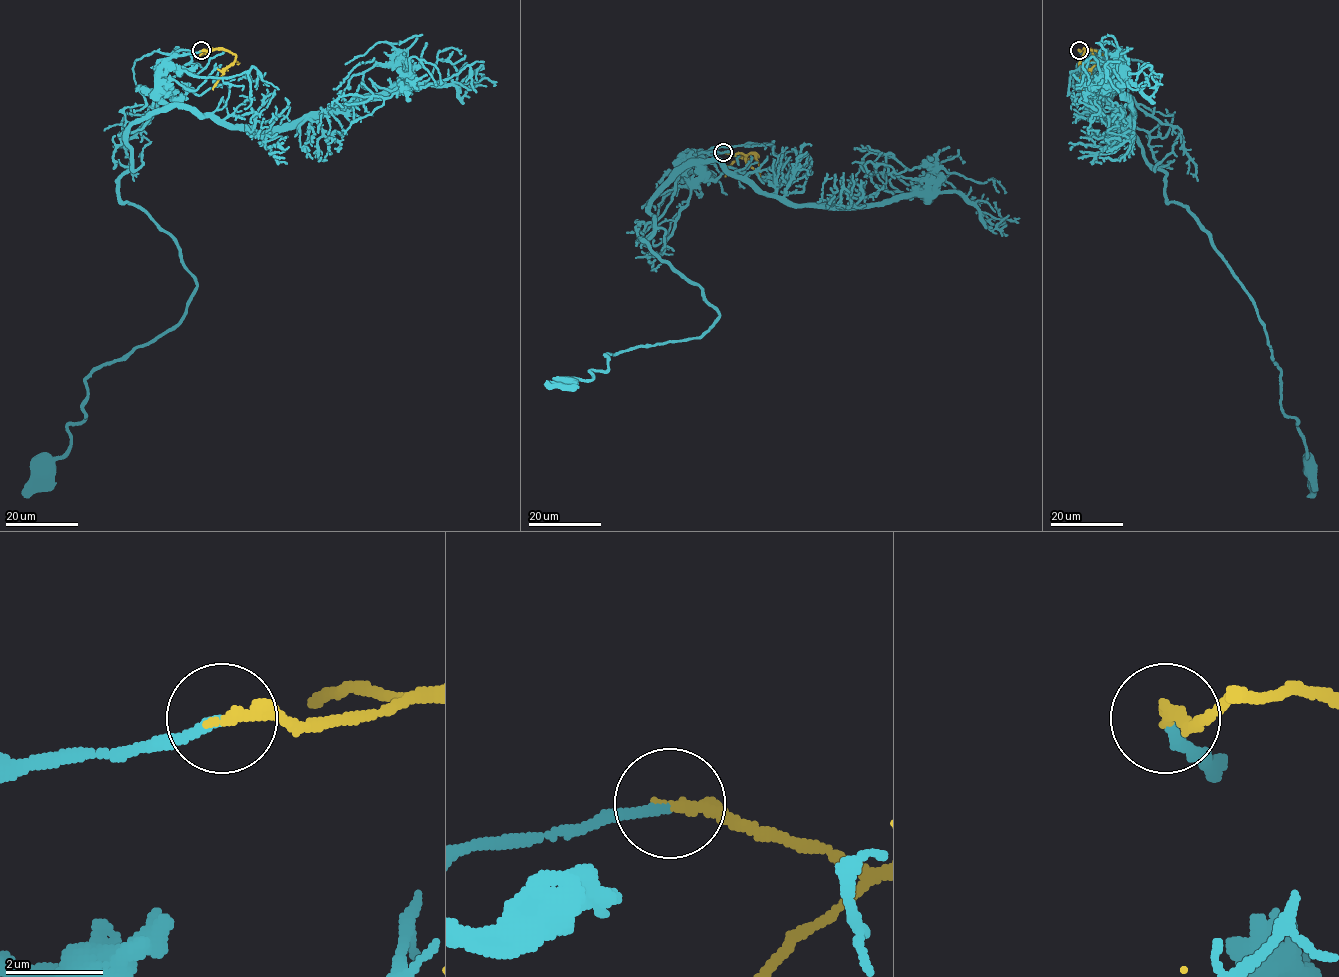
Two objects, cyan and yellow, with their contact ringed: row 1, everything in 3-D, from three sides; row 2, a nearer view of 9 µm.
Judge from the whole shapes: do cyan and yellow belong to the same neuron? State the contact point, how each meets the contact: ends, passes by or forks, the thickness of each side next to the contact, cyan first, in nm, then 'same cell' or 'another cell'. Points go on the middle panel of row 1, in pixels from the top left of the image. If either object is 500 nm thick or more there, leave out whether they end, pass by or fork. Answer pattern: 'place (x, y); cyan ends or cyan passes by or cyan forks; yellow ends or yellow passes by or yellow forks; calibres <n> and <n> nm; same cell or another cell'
place (723, 152); cyan ends; yellow ends; calibres 200 and 260 nm; same cell

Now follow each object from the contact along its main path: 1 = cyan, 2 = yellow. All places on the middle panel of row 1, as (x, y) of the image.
1: (723, 152), (681, 155), (699, 176), (652, 200), (641, 238), (717, 320), (571, 382)
2: (723, 152), (739, 157), (758, 155), (742, 153), (735, 155)

